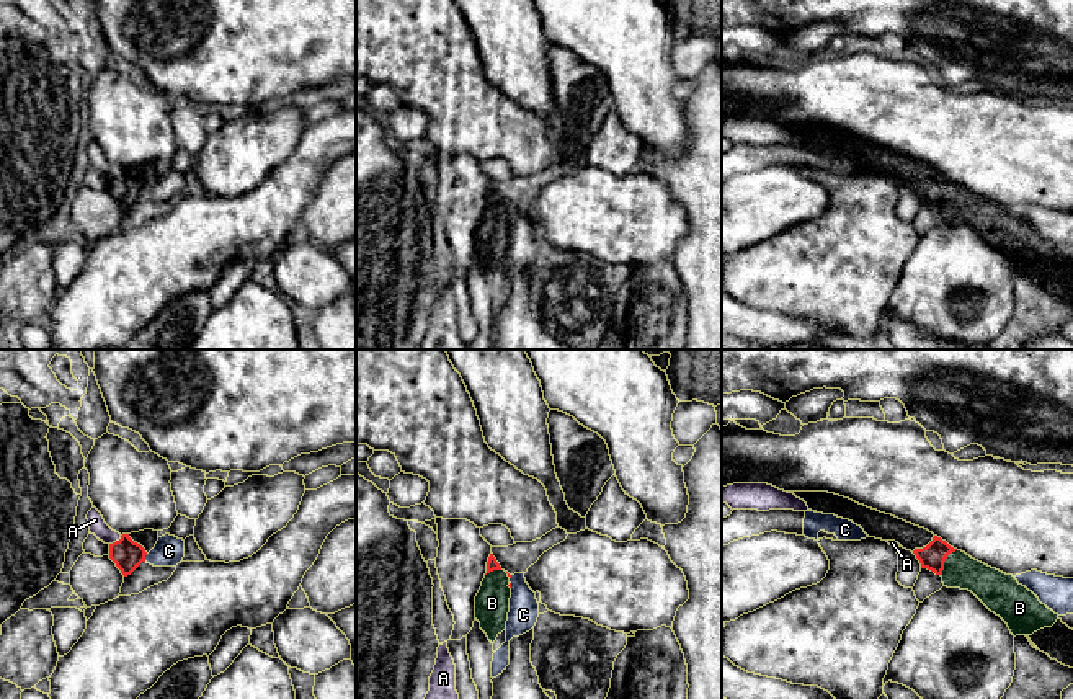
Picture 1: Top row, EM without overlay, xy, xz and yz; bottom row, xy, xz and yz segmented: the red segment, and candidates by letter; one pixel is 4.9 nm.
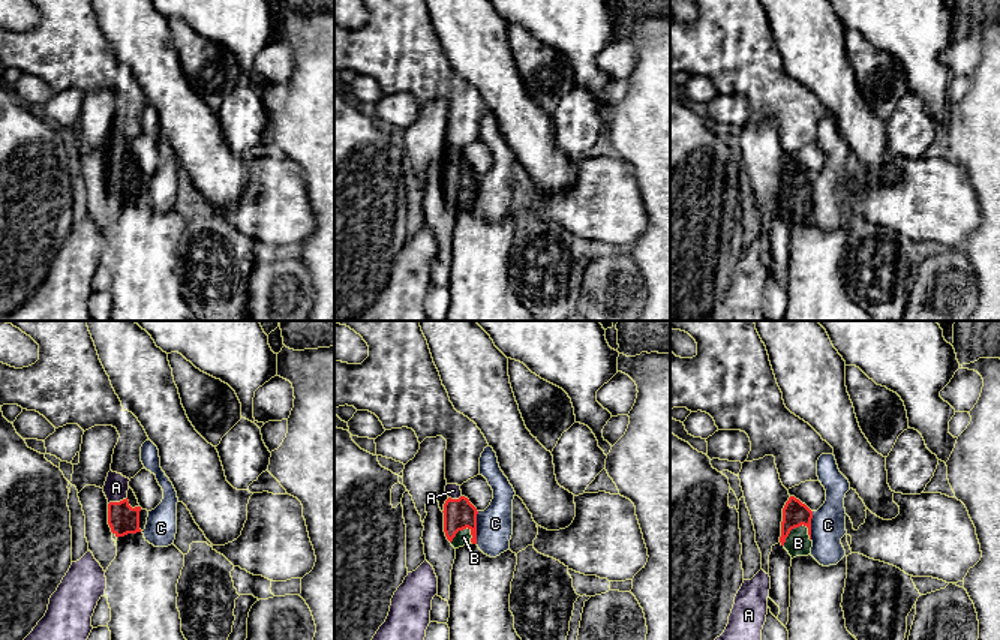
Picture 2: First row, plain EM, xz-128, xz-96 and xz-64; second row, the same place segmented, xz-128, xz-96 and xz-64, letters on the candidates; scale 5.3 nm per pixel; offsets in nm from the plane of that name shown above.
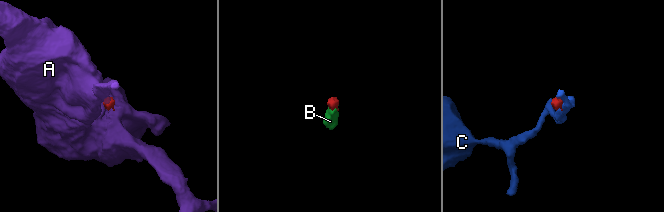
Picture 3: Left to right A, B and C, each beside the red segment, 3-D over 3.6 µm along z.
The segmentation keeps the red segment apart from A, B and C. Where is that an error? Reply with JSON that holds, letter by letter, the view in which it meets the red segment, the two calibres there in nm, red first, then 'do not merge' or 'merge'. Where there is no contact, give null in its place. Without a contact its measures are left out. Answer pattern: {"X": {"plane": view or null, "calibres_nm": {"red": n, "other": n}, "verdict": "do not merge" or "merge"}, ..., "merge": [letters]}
{"A": {"plane": "xy", "calibres_nm": {"red": 150, "other": 80}, "verdict": "do not merge"}, "B": {"plane": "yz", "calibres_nm": {"red": 120, "other": 170}, "verdict": "merge"}, "C": {"plane": "xy", "calibres_nm": {"red": 150, "other": 150}, "verdict": "do not merge"}, "merge": ["B"]}

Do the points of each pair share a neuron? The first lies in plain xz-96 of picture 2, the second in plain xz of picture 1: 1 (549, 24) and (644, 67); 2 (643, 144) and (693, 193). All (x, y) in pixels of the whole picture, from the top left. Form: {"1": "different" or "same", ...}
{"1": "same", "2": "same"}

